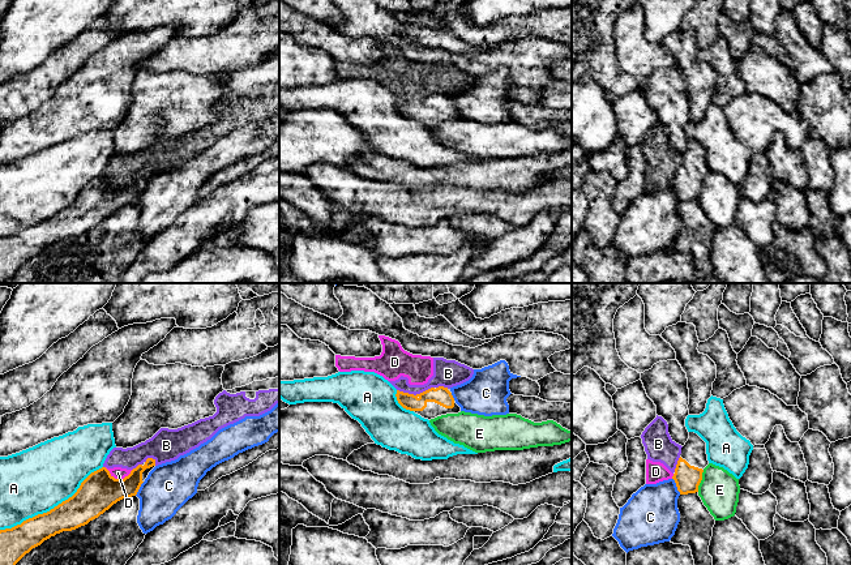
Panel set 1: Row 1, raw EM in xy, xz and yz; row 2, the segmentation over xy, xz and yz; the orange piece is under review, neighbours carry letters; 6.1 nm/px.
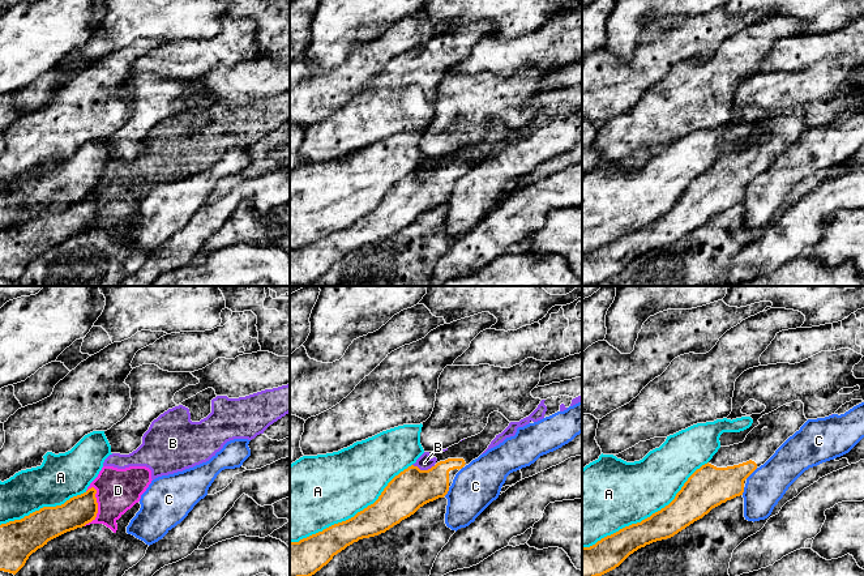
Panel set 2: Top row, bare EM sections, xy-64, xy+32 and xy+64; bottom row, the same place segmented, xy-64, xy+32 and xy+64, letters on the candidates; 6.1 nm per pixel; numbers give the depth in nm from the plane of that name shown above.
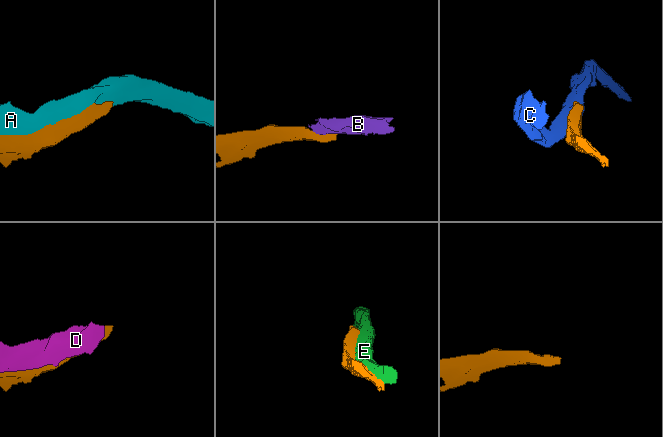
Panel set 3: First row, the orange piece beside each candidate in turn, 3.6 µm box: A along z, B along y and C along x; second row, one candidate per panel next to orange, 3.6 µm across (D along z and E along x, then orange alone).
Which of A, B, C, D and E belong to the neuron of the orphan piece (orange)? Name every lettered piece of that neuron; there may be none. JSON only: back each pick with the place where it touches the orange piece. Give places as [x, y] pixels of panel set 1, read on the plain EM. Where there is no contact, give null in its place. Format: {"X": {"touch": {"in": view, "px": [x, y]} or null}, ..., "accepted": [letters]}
{"accepted": []}

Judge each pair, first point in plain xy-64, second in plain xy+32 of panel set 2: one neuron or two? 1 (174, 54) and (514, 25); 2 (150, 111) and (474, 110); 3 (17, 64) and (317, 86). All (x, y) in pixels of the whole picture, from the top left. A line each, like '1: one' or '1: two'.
1: two
2: one
3: two

